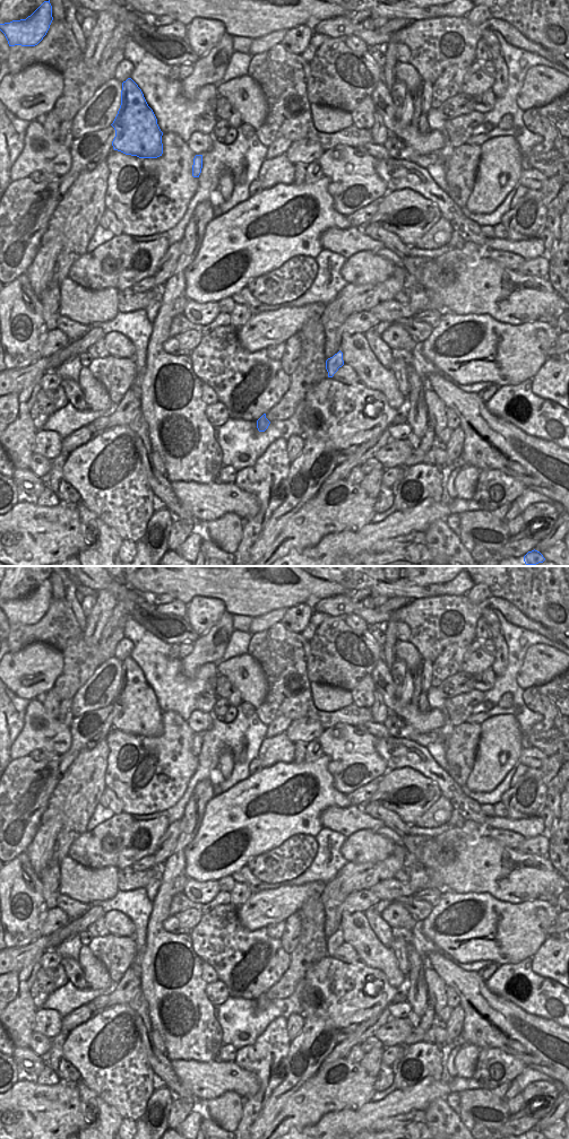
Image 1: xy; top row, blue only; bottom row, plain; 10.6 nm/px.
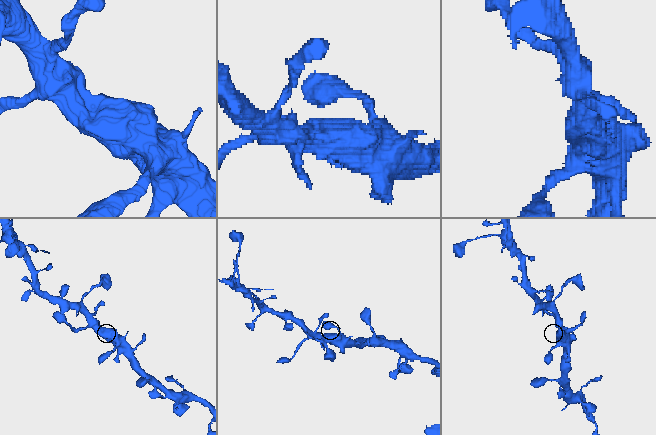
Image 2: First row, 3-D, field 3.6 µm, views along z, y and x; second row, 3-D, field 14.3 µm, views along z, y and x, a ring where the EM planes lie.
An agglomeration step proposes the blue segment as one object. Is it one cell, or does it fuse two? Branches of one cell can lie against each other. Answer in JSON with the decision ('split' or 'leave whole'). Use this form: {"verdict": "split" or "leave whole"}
{"verdict": "leave whole"}

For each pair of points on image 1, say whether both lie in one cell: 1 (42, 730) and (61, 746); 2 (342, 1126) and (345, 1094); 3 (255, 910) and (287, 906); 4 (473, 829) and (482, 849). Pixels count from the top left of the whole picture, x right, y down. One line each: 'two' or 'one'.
1: one
2: two
3: one
4: two

